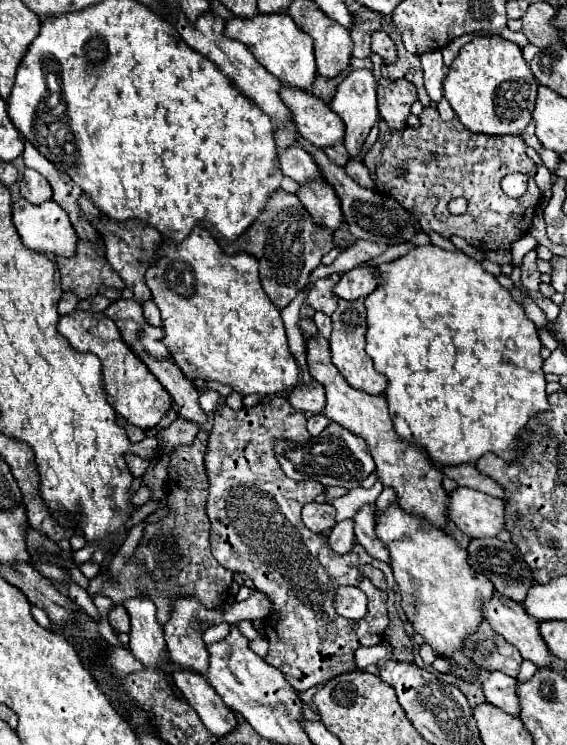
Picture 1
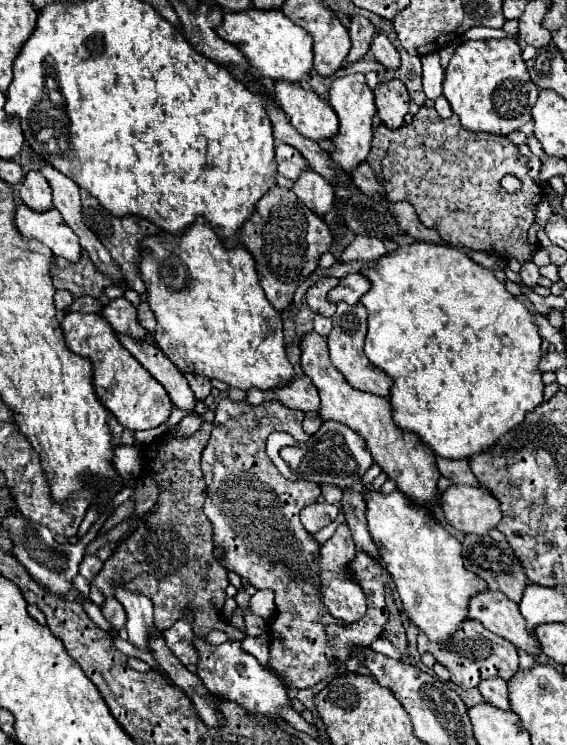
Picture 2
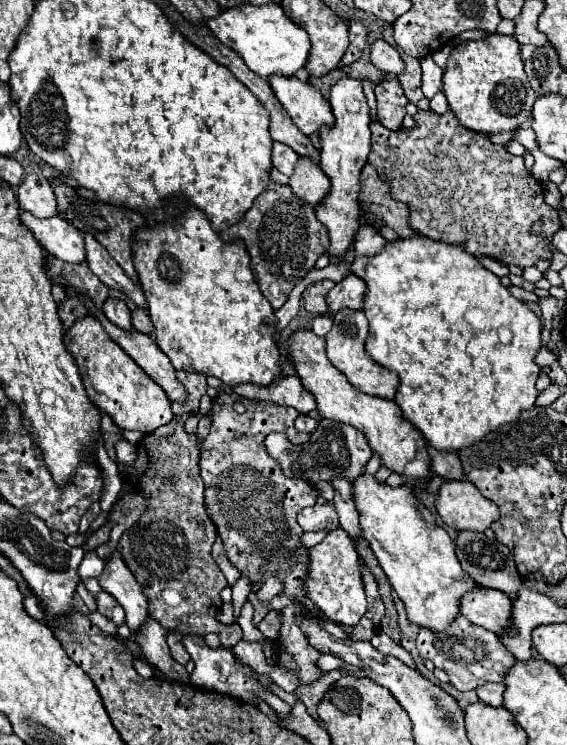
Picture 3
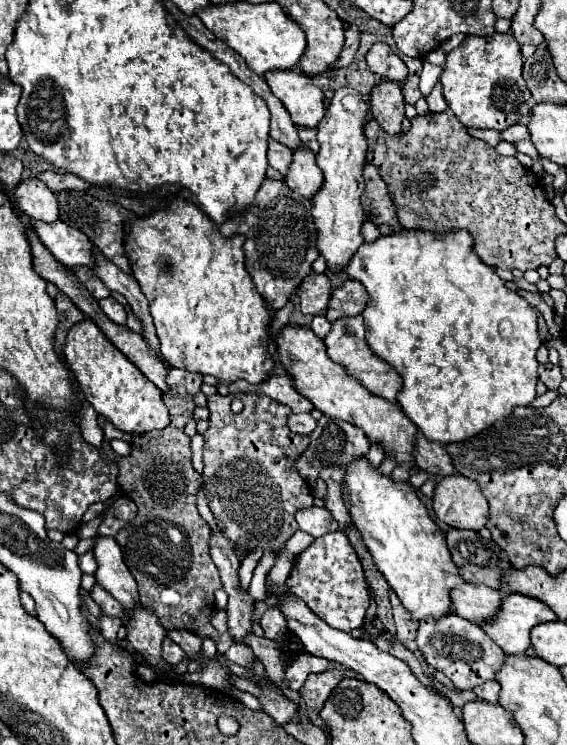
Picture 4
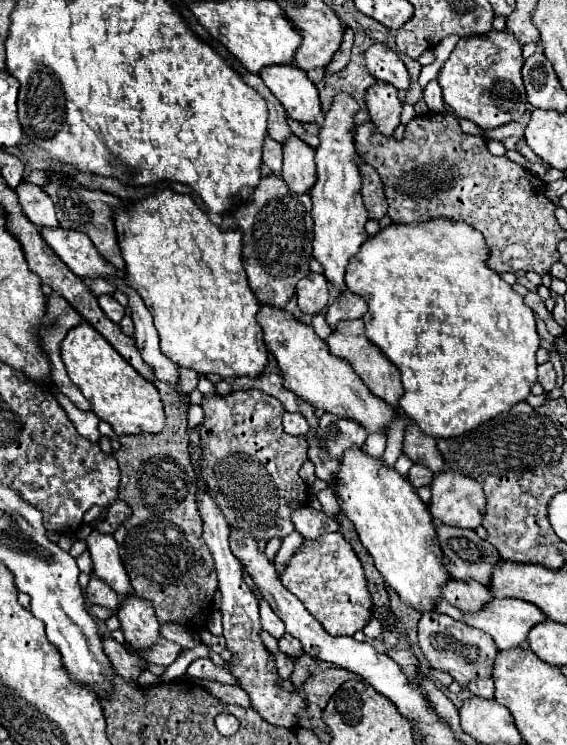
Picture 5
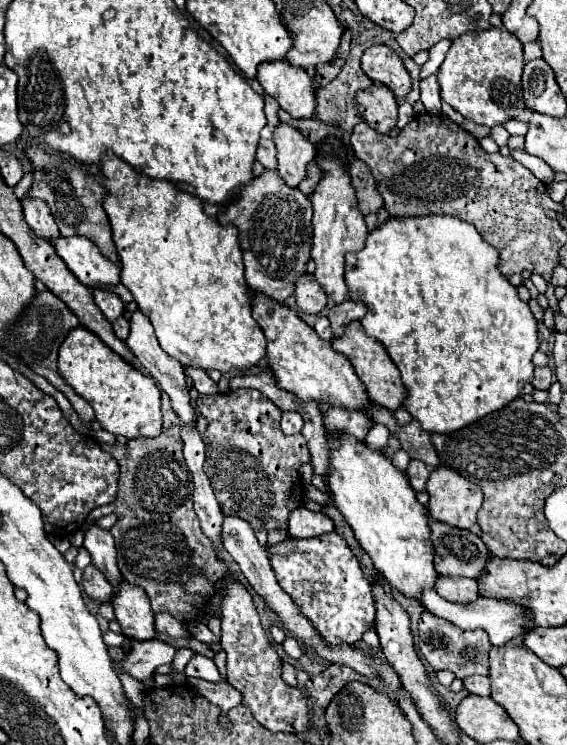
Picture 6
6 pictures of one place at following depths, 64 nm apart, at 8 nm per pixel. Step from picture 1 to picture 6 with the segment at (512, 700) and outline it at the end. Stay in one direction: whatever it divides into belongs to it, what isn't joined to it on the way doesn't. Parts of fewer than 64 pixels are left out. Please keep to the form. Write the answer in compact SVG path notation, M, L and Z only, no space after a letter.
M470 676L464 680L464 688L476 696L490 696L490 680L486 676Z

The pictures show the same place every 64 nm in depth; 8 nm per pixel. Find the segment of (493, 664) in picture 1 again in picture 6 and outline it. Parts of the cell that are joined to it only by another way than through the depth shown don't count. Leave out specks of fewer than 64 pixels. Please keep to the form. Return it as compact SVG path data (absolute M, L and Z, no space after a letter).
M424 610L418 624L418 632L420 632L420 642L418 642L420 652L434 670L450 670L460 680L474 674L488 676L488 670L490 670L488 654L492 650L492 644L484 630L462 630L452 622L432 616L432 612Z

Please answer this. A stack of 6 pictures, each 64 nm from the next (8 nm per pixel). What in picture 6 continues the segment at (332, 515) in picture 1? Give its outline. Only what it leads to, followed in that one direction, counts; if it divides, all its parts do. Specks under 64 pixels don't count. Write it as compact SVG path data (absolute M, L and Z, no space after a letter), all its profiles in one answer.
M304 506L290 512L288 534L294 538L314 538L334 530L334 522L324 512L312 512Z

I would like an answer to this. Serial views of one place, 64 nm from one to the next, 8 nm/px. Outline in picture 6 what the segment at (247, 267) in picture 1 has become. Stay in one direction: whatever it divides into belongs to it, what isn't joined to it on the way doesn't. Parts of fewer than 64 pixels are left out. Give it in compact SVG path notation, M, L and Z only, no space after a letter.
M112 152L102 156L100 168L106 176L104 188L108 190L108 196L104 200L104 208L112 224L112 238L122 264L122 284L132 292L138 308L152 320L162 350L182 366L220 370L222 374L258 366L266 356L266 338L258 322L252 318L238 228L232 224L220 226L214 218L204 214L198 196L182 192L170 182L136 174L134 168L124 164L124 160Z

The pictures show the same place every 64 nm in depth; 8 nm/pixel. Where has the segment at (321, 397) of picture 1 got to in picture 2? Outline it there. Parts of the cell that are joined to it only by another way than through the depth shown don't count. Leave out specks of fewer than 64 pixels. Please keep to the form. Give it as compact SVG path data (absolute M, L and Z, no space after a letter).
M308 376L294 378L288 386L282 386L272 392L260 392L260 390L250 390L246 402L252 406L258 406L266 400L280 400L284 406L302 410L302 412L318 412L320 408L320 394L314 388L314 384L308 380Z

